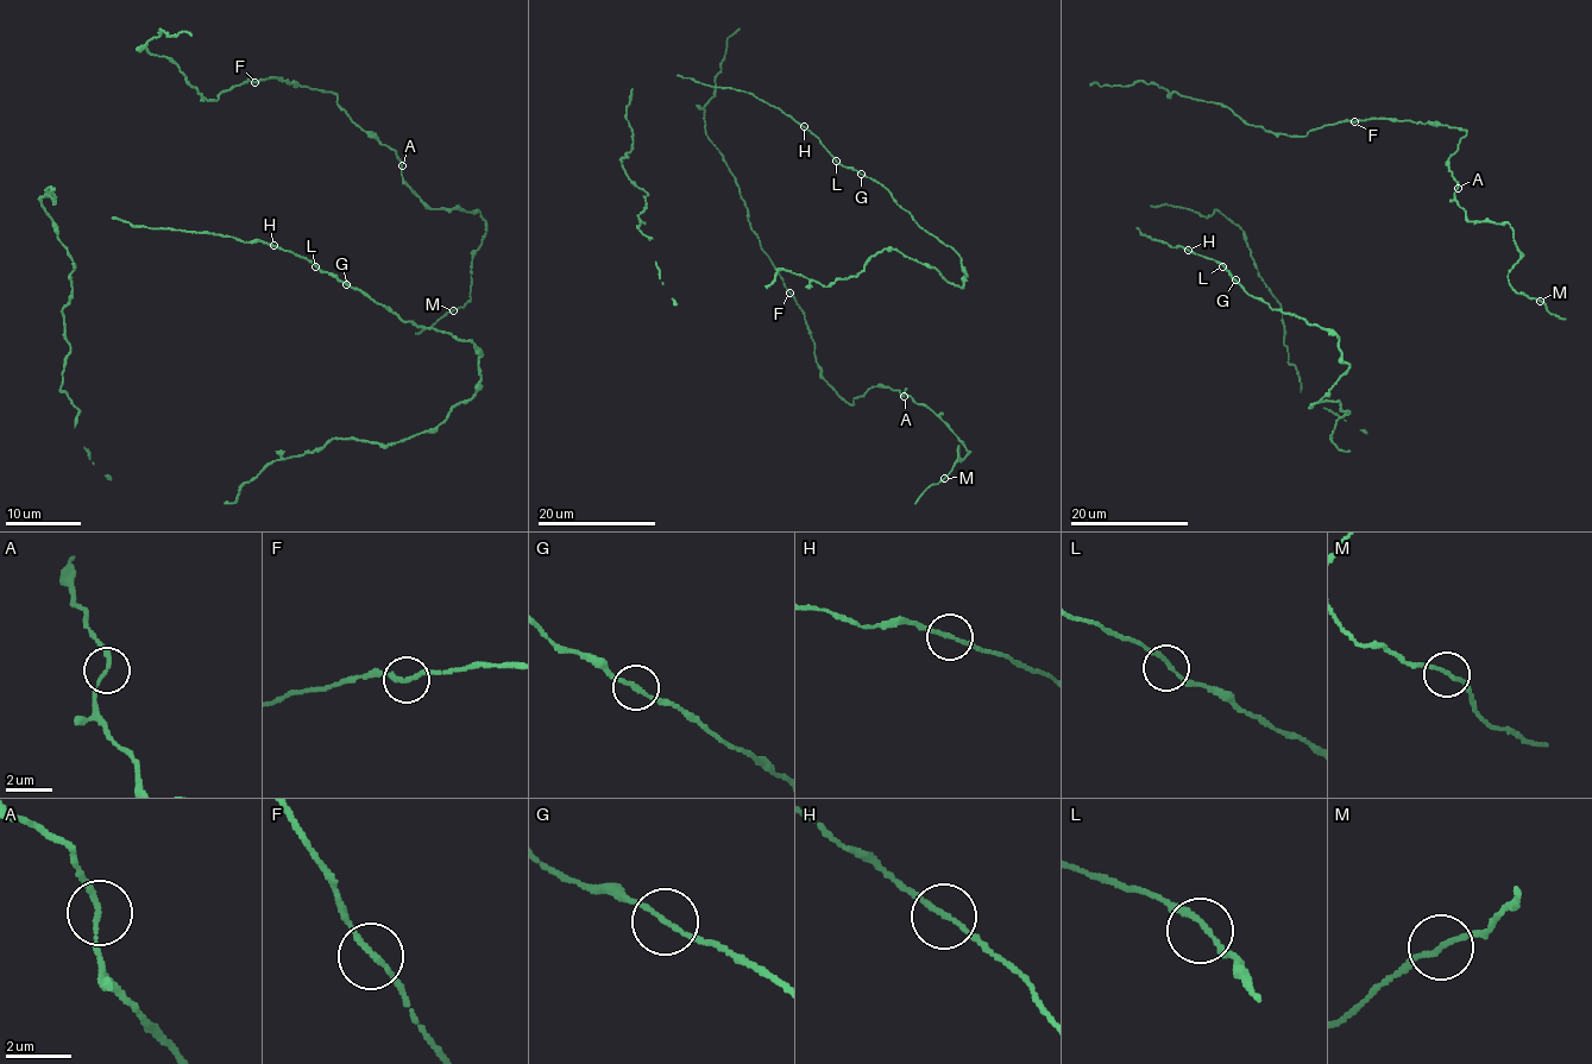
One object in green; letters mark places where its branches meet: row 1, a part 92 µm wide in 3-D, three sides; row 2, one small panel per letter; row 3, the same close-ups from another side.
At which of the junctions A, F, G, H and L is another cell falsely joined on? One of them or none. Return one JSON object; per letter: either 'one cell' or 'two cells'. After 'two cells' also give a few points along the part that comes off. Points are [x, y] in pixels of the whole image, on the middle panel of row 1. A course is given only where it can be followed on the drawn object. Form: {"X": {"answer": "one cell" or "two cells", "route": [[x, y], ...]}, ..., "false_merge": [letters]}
{"A": {"answer": "one cell"}, "F": {"answer": "one cell"}, "G": {"answer": "one cell"}, "H": {"answer": "one cell"}, "L": {"answer": "one cell"}, "false_merge": []}

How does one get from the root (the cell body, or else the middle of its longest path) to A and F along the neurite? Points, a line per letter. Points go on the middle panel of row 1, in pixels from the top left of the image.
A: (697, 106), (762, 251), (804, 314), (822, 376), (850, 404), (874, 386), (904, 396)
F: (697, 106), (704, 111), (708, 138), (734, 177), (750, 227), (788, 293)

